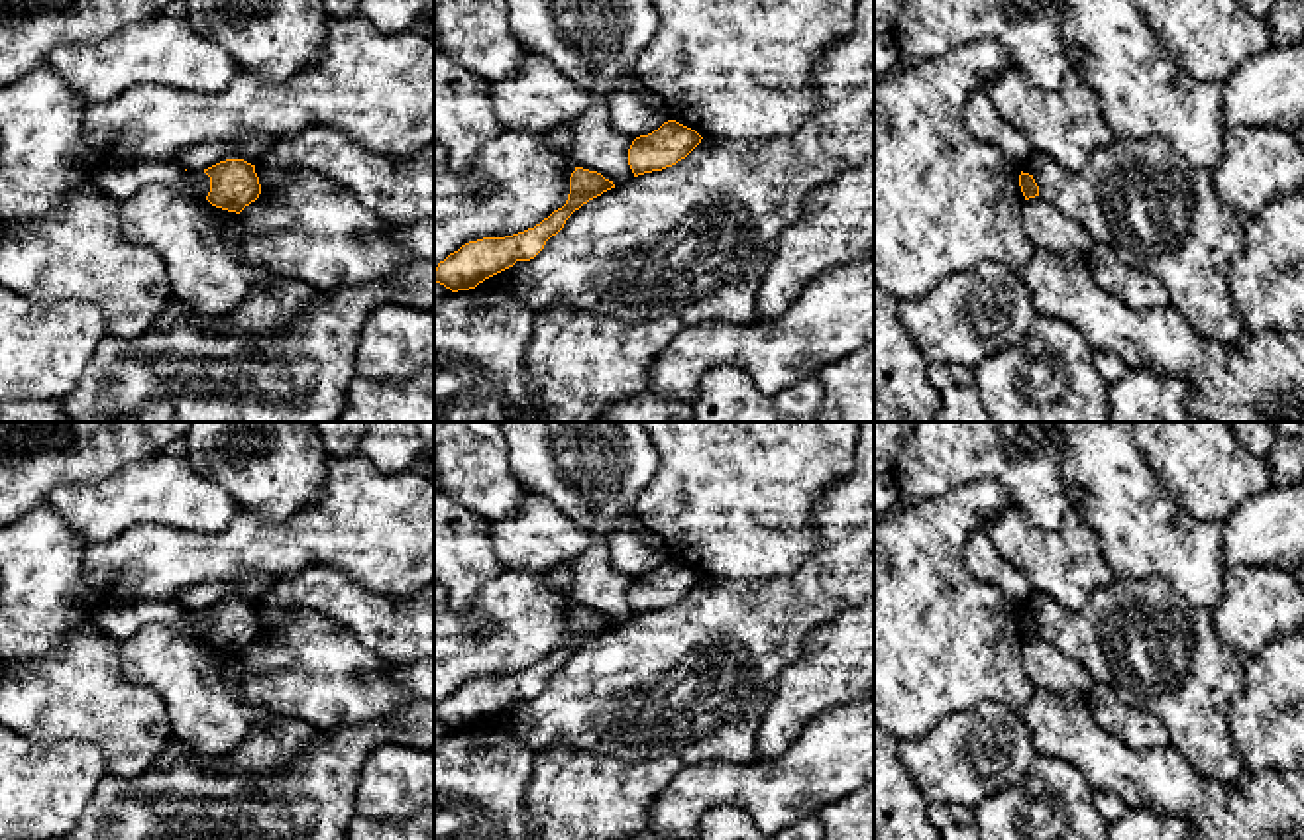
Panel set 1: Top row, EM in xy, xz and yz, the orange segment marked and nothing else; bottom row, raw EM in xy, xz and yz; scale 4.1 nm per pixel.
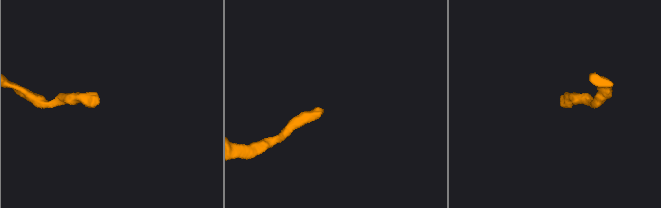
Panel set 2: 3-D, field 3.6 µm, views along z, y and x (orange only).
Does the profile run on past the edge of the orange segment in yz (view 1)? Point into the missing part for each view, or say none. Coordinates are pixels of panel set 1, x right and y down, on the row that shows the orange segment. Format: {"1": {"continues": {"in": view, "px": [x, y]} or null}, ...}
{"1": {"continues": null}}

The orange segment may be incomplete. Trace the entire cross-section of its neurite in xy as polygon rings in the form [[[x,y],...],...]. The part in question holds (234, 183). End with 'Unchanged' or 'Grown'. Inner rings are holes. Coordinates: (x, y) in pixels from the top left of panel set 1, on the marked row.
[[[244,159],[220,161],[204,169],[204,173],[210,177],[210,192],[206,200],[216,208],[240,214],[261,194],[255,165]]]. Unchanged

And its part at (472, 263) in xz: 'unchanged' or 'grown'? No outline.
unchanged

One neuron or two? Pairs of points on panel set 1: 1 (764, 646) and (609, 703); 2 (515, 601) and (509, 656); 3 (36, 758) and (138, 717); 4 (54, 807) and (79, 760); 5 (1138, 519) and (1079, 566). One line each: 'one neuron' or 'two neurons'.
1: one neuron
2: one neuron
3: two neurons
4: one neuron
5: two neurons

